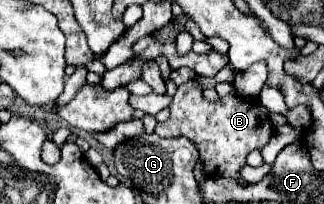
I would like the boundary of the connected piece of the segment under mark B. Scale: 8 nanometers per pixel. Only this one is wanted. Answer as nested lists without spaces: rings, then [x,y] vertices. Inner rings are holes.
[[[189,80],[177,88],[171,104],[171,118],[155,128],[157,136],[173,138],[185,136],[199,150],[199,160],[203,170],[209,176],[223,178],[239,178],[239,168],[245,166],[245,156],[253,150],[261,150],[269,138],[273,136],[273,124],[269,120],[269,110],[261,106],[257,100],[245,98],[219,98],[217,102],[209,102],[203,98],[201,84],[197,80]]]

